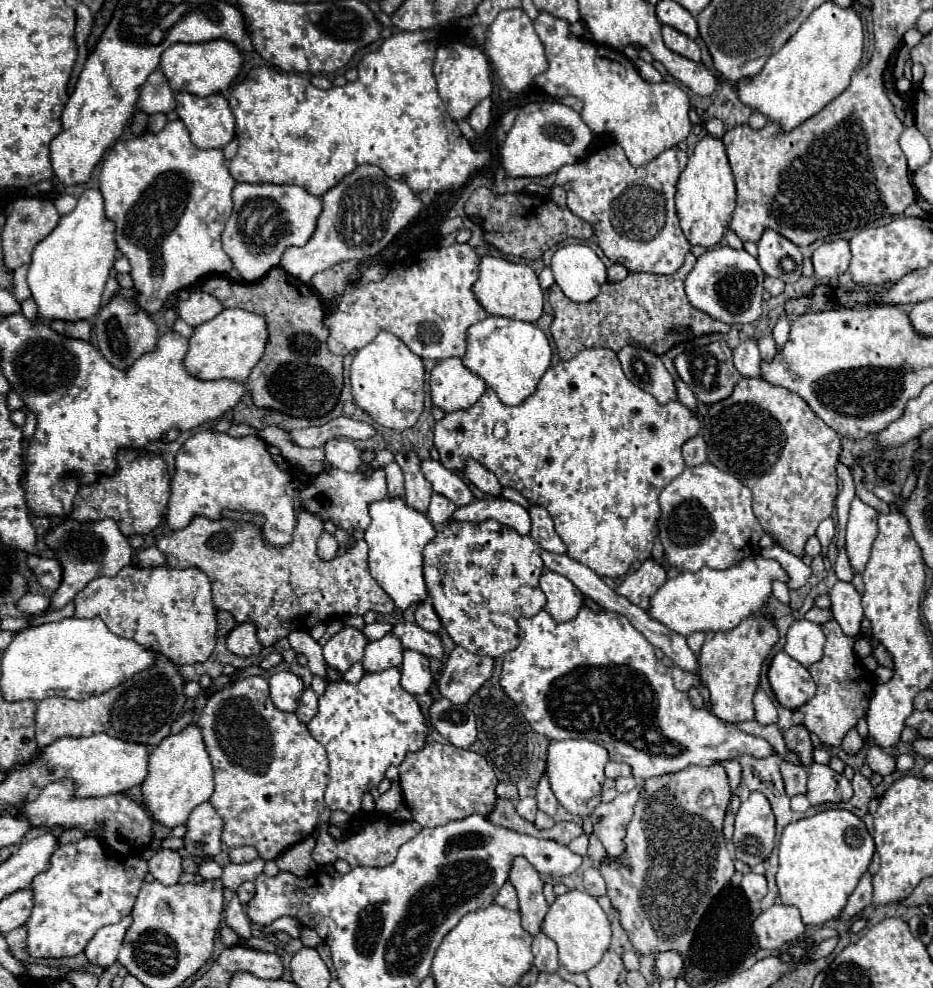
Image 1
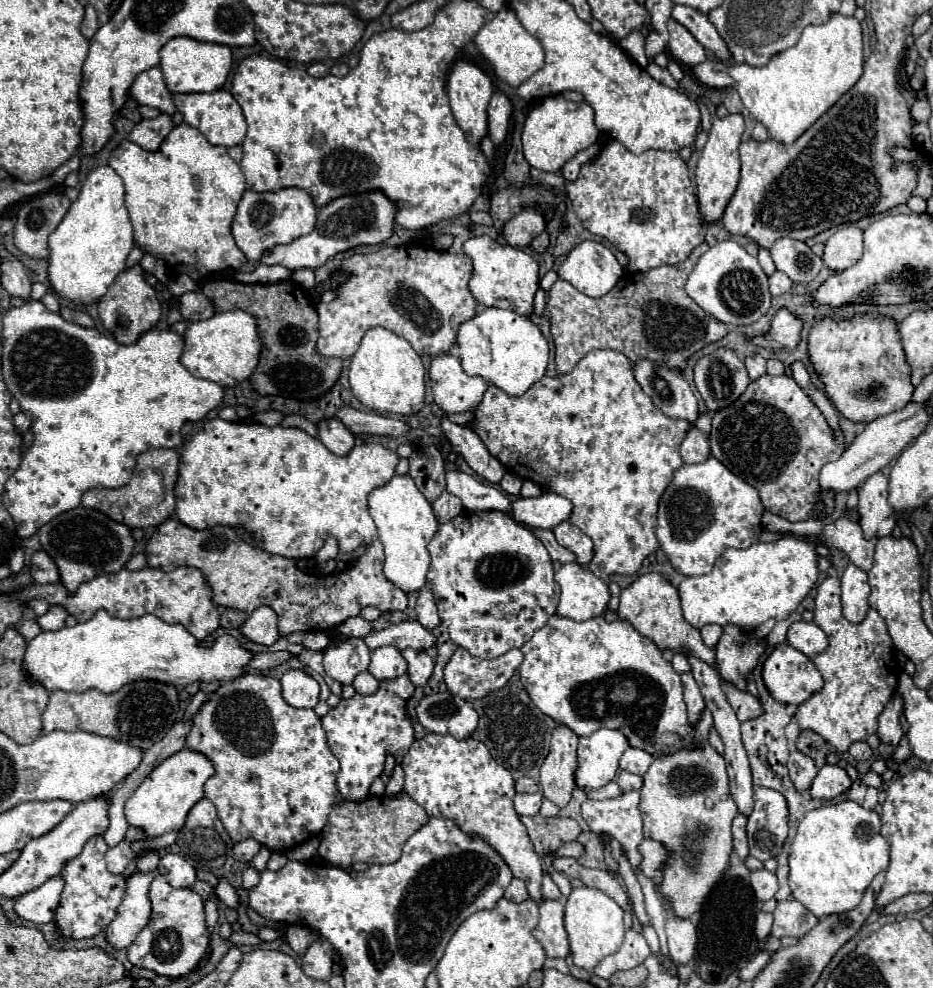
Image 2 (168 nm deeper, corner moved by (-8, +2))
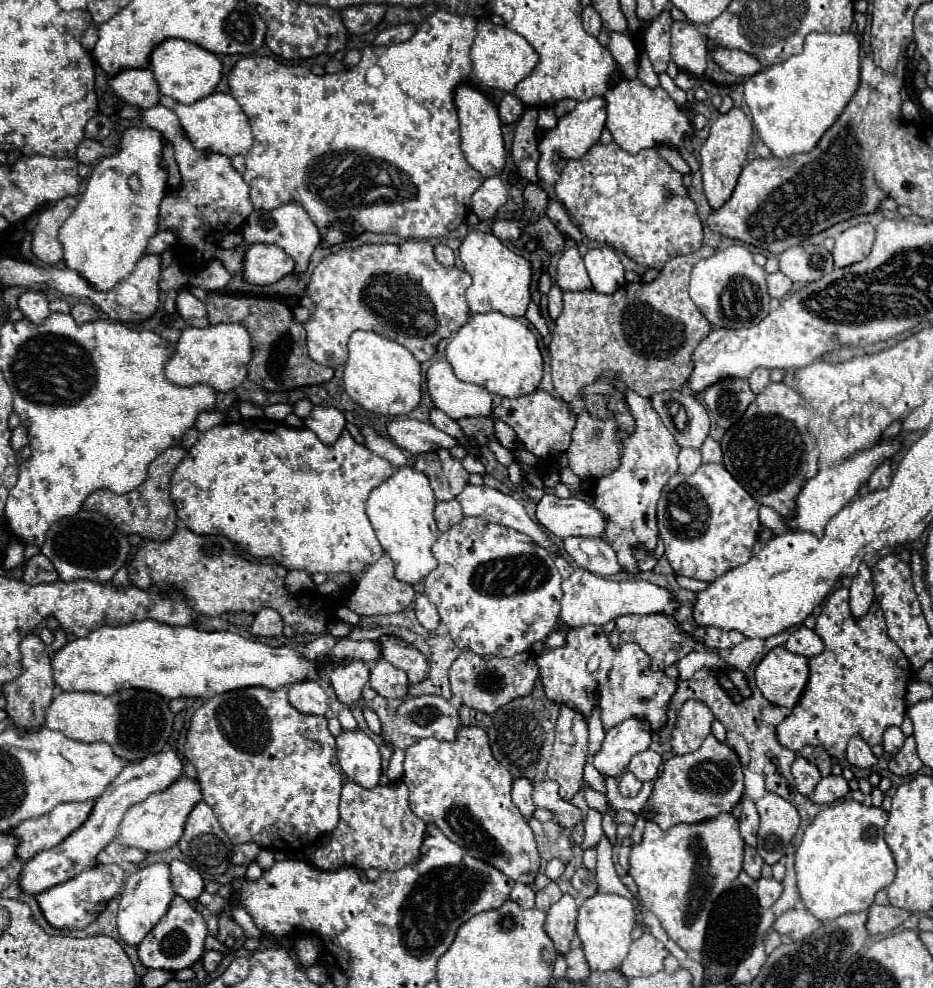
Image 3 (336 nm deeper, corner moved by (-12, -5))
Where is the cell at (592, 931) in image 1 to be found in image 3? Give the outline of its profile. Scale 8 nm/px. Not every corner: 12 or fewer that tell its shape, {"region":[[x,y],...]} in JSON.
{"region":[[627,898],[583,900],[577,936],[591,970],[619,970],[637,912]]}

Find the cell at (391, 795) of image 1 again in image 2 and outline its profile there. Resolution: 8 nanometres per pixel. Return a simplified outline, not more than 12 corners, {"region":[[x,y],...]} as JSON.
{"region":[[403,769],[395,771],[386,784],[385,794],[395,797],[403,791]]}

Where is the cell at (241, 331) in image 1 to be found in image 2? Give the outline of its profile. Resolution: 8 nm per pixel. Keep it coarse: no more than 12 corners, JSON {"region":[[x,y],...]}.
{"region":[[253,315],[191,323],[183,367],[235,387],[259,363]]}

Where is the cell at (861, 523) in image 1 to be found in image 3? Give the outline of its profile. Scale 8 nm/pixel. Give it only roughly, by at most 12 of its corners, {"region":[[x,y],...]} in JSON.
{"region":[[891,458],[881,462],[869,478],[869,490],[891,484]]}

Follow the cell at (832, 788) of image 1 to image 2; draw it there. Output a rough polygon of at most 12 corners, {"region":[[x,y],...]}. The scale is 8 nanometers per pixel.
{"region":[[839,765],[819,769],[811,785],[815,799],[833,799],[851,787]]}

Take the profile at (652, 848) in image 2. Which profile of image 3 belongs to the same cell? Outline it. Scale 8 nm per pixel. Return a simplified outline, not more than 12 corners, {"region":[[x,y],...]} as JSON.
{"region":[[733,812],[647,820],[629,876],[683,950],[739,876]]}

